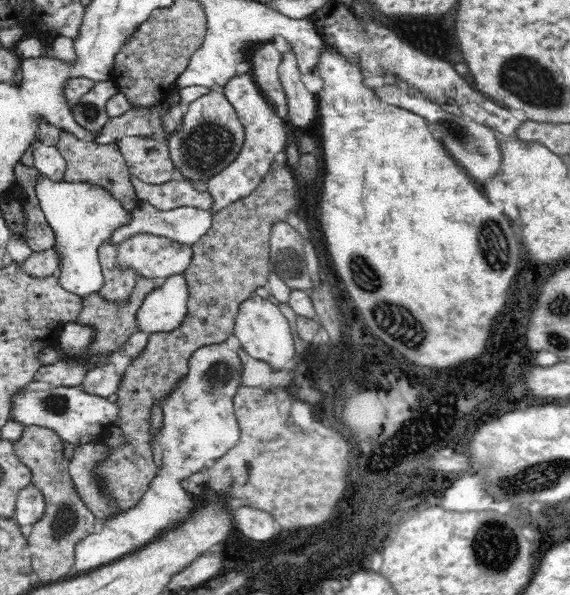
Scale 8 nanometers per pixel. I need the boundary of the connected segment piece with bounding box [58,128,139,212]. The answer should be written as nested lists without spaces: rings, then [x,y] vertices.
[[[62,128],[61,141],[58,149],[66,159],[66,172],[64,180],[66,181],[92,181],[98,185],[106,187],[122,205],[131,212],[138,206],[139,200],[132,186],[132,177],[129,174],[128,167],[124,162],[122,153],[119,152],[116,141],[110,144],[100,144],[94,141],[85,141]]]

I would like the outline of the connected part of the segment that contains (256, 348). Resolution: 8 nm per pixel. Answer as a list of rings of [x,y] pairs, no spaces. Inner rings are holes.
[[[252,294],[243,300],[239,304],[232,333],[239,339],[241,348],[244,348],[250,356],[269,362],[276,372],[281,373],[288,360],[294,358],[294,342],[290,324],[280,312],[279,306],[275,306],[270,299]]]

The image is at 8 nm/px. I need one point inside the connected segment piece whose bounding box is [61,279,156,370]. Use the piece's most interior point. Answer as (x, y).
(112, 322)

